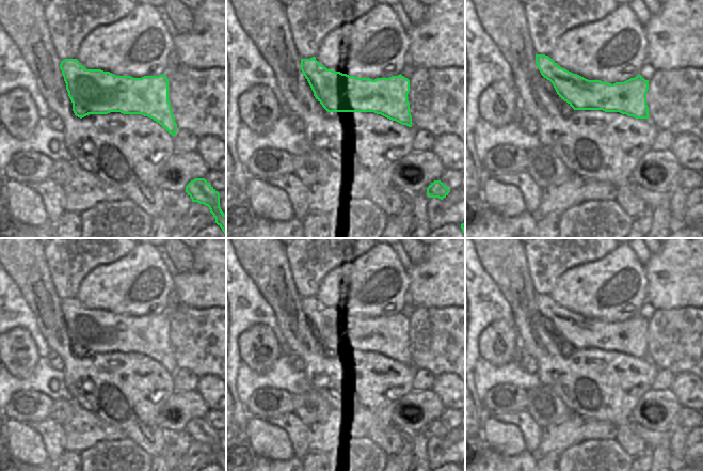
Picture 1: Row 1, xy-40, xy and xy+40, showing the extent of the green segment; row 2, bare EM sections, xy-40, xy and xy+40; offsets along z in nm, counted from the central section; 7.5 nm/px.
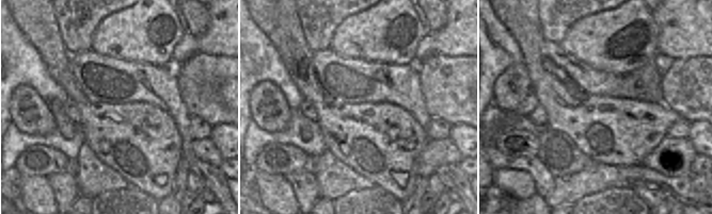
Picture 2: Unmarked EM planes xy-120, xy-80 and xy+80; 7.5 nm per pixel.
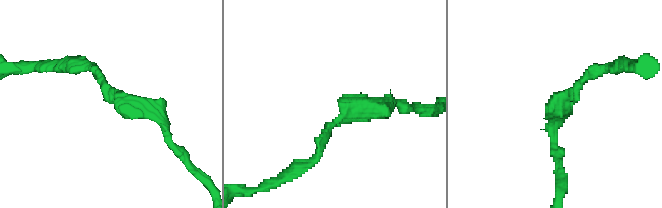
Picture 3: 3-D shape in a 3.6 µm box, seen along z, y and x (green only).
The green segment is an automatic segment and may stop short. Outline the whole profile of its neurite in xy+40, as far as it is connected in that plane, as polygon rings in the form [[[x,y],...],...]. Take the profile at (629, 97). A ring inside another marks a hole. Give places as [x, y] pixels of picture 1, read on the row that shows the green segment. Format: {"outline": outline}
{"outline": [[[536,54],[536,64],[543,76],[542,85],[564,116],[569,116],[574,110],[603,110],[635,119],[649,119],[649,80],[640,74],[624,82],[611,84],[573,74],[545,54]]]}

